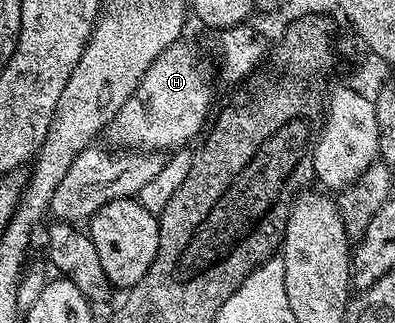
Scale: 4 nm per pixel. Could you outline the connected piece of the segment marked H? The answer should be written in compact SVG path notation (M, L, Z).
M175 41L151 63L128 103L109 121L108 133L114 136L115 146L130 151L177 151L203 132L211 116L210 73L184 42Z

